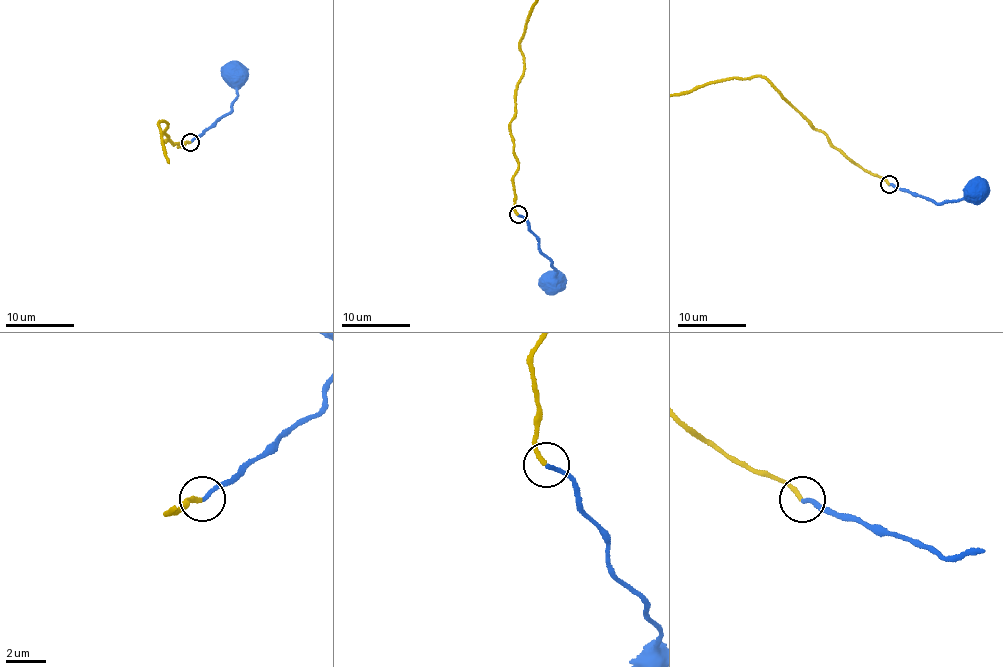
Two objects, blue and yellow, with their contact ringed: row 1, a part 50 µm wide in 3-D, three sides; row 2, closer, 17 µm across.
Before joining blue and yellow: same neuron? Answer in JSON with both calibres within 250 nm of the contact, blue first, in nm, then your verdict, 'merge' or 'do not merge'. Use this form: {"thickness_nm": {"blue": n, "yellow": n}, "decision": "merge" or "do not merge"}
{"thickness_nm": {"blue": 200, "yellow": 220}, "decision": "merge"}

